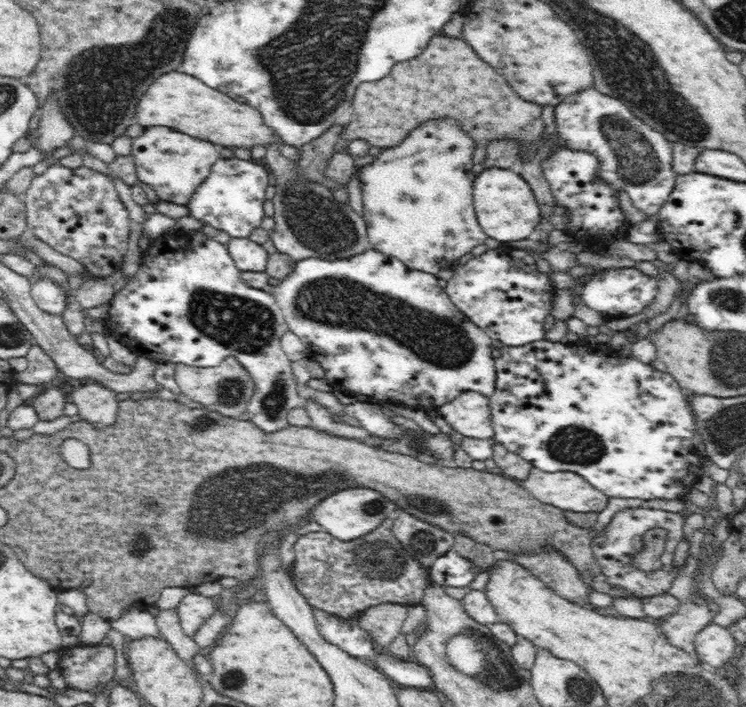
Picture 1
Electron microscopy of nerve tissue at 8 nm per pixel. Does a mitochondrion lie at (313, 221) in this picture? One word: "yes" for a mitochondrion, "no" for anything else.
yes

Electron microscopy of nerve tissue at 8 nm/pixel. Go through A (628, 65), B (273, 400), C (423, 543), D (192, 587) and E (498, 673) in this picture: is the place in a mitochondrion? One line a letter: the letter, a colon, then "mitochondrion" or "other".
A: mitochondrion
B: mitochondrion
C: mitochondrion
D: other
E: mitochondrion

